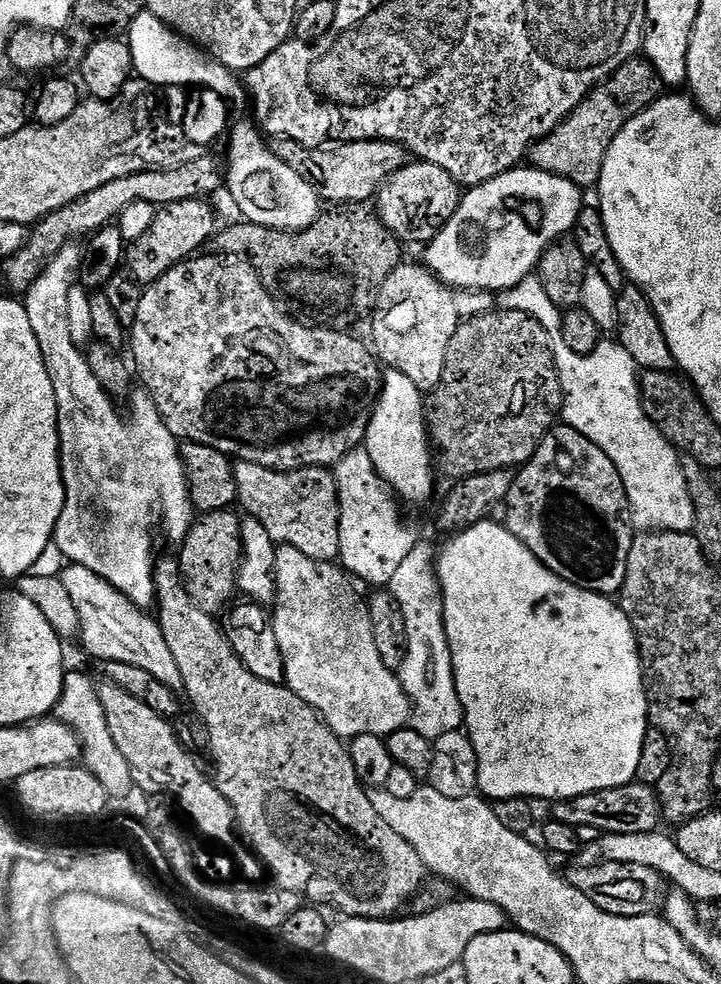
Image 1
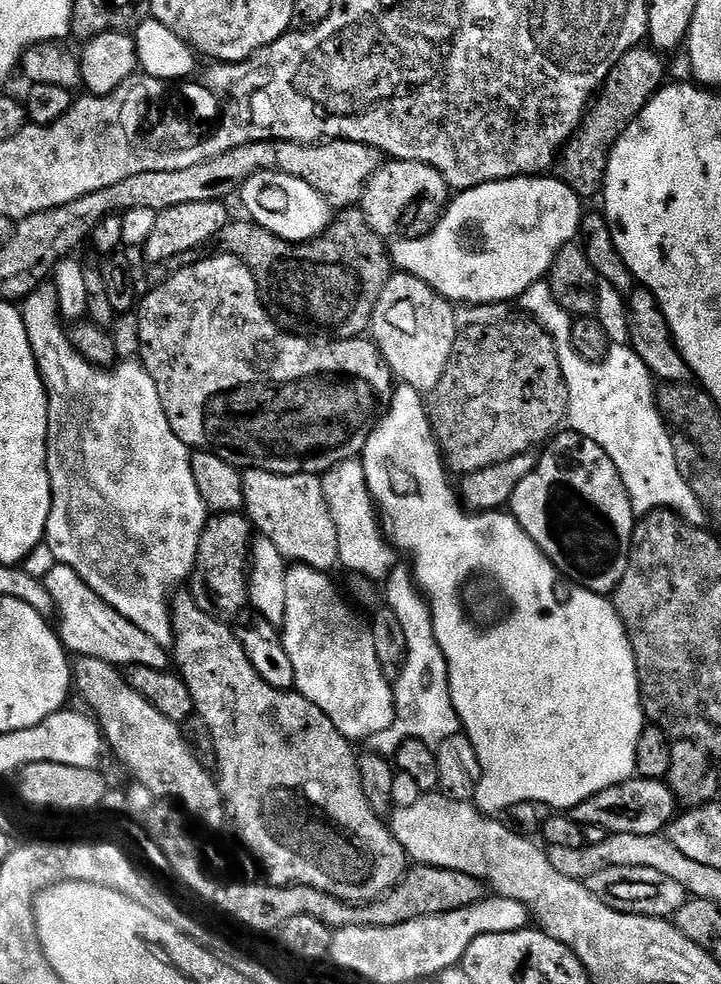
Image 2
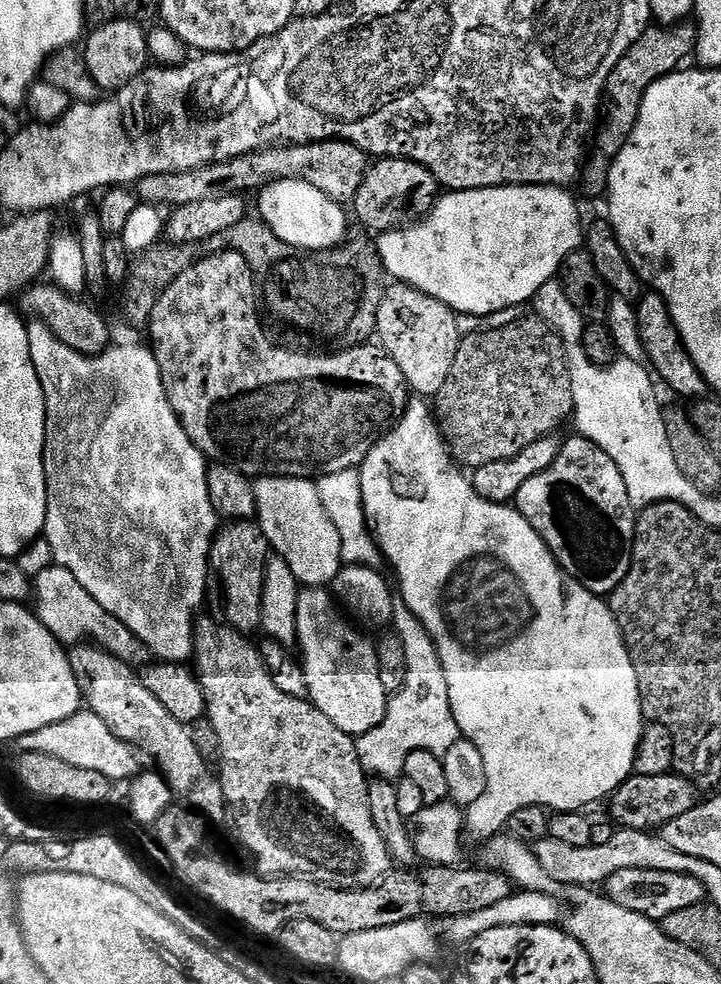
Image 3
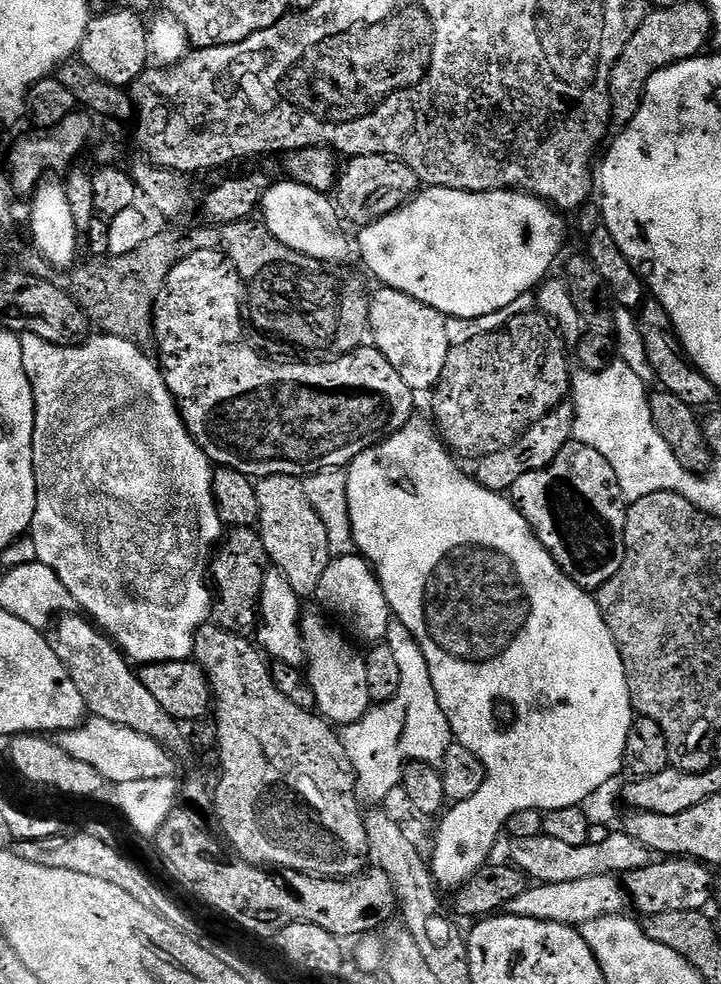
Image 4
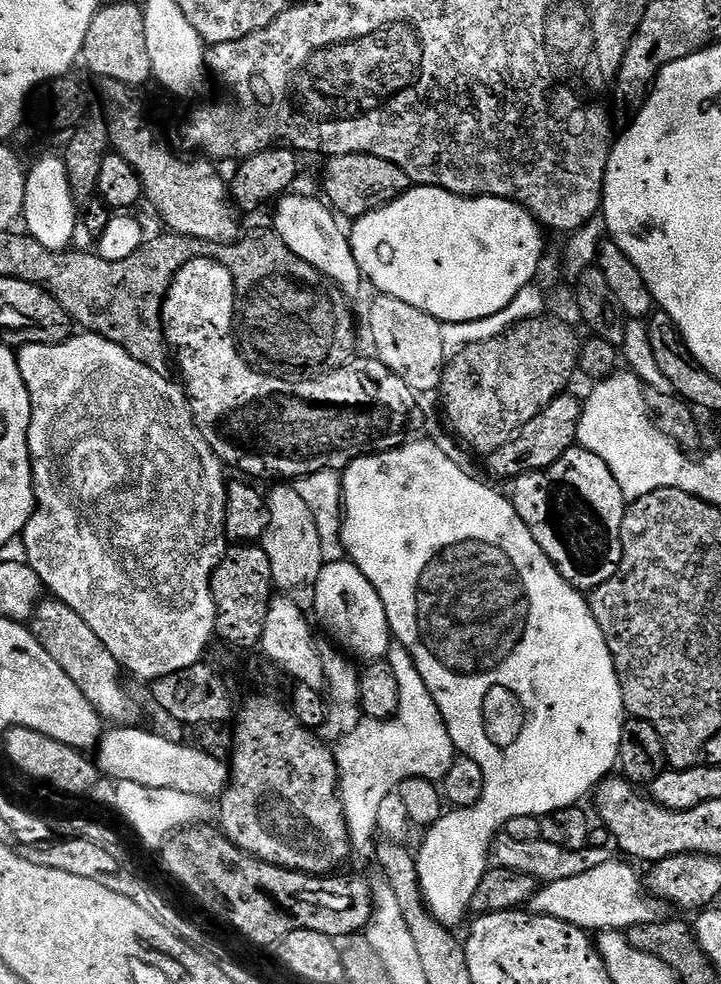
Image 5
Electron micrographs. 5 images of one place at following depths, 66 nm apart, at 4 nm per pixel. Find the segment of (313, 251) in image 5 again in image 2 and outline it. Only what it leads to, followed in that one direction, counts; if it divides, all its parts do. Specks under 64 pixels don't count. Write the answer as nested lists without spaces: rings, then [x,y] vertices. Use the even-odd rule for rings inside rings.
[[[259,172],[239,185],[238,196],[239,192],[241,202],[249,212],[247,215],[278,238],[303,242],[322,235],[328,229],[330,209],[322,194],[290,174]]]

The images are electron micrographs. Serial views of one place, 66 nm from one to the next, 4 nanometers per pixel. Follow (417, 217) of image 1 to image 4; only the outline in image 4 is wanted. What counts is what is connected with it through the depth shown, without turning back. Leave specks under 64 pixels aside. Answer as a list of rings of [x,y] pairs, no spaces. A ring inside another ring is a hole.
[[[353,156],[347,161],[348,169],[343,169],[342,179],[334,192],[334,203],[343,219],[357,226],[372,224],[383,216],[397,212],[403,204],[409,203],[421,191],[422,182],[400,160],[394,160],[387,156]]]

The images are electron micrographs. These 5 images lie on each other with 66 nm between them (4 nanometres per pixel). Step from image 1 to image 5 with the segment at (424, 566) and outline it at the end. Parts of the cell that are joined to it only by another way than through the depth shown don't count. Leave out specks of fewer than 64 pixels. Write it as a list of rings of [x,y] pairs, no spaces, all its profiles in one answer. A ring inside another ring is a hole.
[[[393,643],[386,659],[398,680],[400,701],[397,712],[388,720],[361,719],[361,724],[353,732],[341,738],[340,745],[334,748],[339,779],[358,782],[366,778],[382,790],[399,789],[403,780],[410,778],[443,781],[458,755],[450,730],[446,730],[446,722],[408,651]]]

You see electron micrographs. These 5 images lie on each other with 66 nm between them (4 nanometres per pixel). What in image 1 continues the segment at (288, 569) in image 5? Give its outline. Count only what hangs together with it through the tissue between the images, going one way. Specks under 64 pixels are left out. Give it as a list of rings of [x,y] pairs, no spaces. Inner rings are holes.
[[[239,461],[235,465],[236,470],[236,495],[238,497],[239,507],[244,507],[249,517],[258,522],[262,522],[262,526],[266,526],[266,530],[270,534],[270,538],[276,545],[289,544],[294,546],[294,550],[302,550],[302,554],[306,554],[315,560],[335,561],[340,555],[340,489],[336,487],[336,477],[328,468],[299,468],[293,472],[275,472],[266,466],[254,466],[254,462]]]

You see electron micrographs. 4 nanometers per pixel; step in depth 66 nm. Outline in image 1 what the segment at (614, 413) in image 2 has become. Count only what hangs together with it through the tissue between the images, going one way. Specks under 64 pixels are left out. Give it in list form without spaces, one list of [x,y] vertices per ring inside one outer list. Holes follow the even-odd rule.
[[[539,277],[524,279],[516,287],[509,288],[498,298],[499,307],[503,311],[525,313],[534,318],[546,330],[555,350],[556,368],[564,392],[562,420],[567,427],[578,430],[594,446],[598,446],[614,462],[622,482],[626,486],[628,507],[632,510],[632,526],[637,533],[642,532],[692,532],[696,527],[694,506],[690,502],[690,494],[686,490],[686,478],[680,465],[682,456],[673,448],[671,442],[654,426],[654,422],[646,414],[644,402],[640,398],[641,369],[636,367],[634,358],[615,339],[601,339],[600,345],[590,355],[575,354],[563,338],[563,311],[556,307],[547,297]]]

